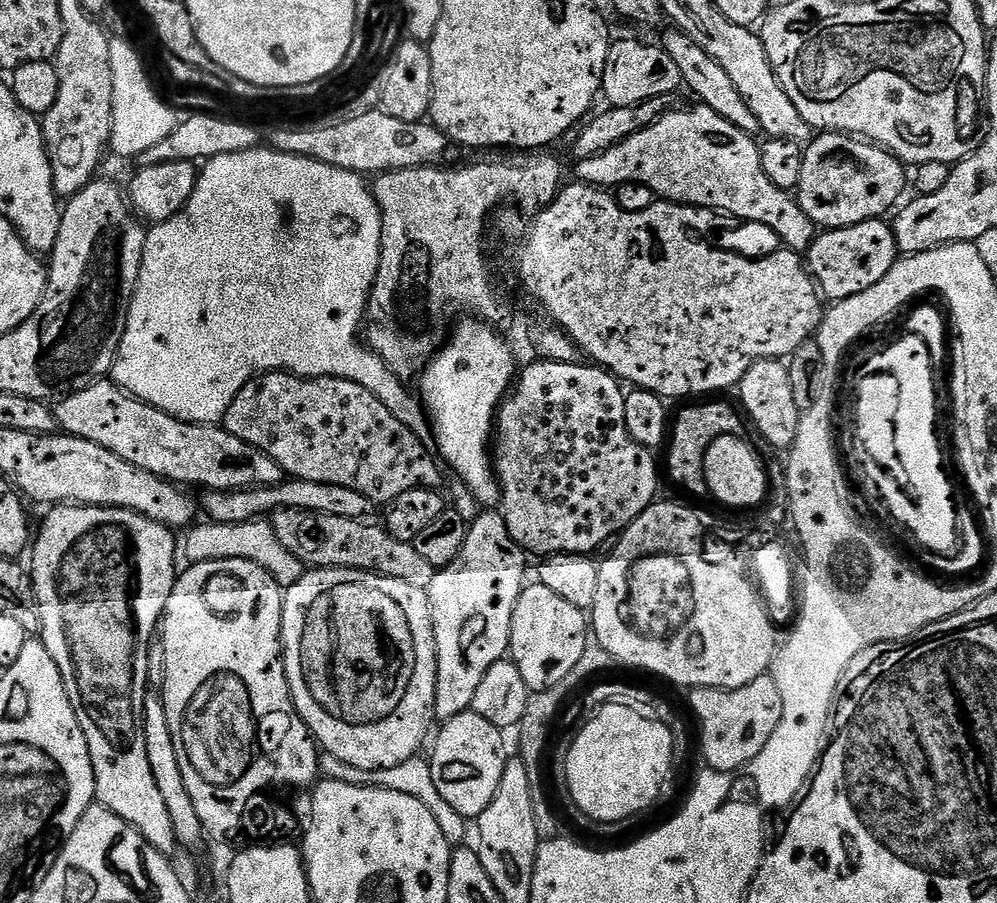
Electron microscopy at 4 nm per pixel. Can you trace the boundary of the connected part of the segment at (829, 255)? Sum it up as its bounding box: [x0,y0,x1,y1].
[806,219,898,301]

